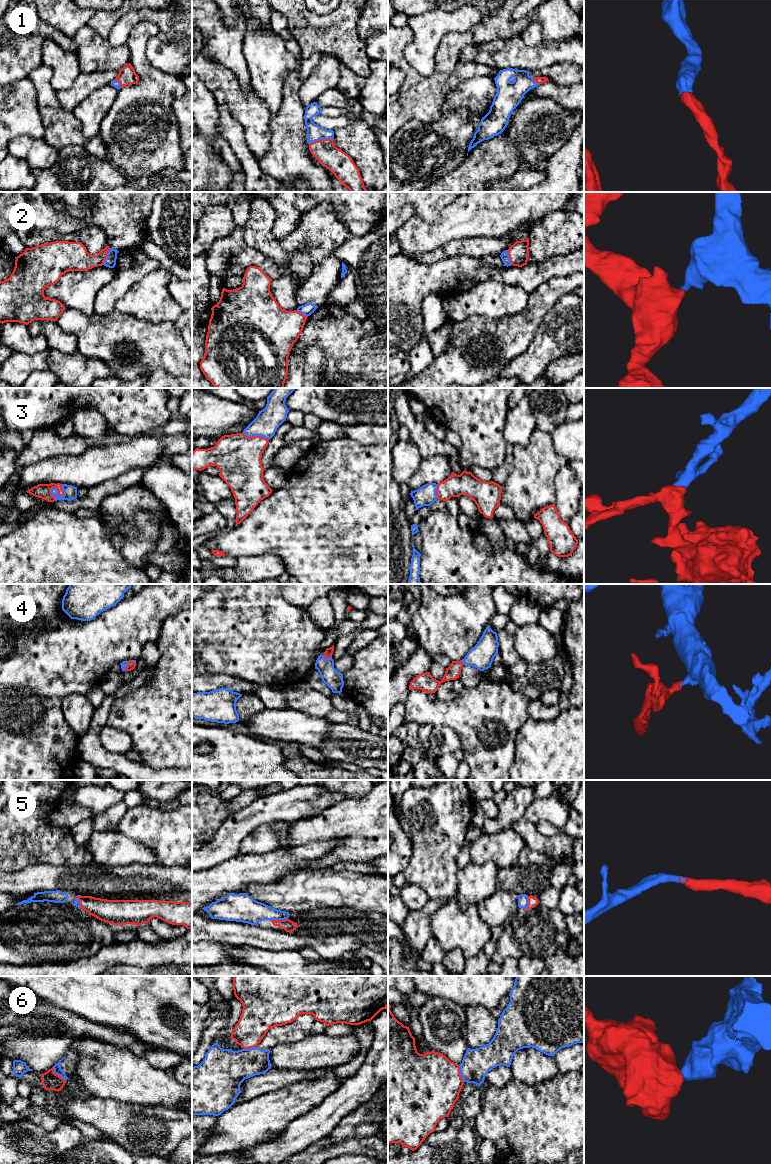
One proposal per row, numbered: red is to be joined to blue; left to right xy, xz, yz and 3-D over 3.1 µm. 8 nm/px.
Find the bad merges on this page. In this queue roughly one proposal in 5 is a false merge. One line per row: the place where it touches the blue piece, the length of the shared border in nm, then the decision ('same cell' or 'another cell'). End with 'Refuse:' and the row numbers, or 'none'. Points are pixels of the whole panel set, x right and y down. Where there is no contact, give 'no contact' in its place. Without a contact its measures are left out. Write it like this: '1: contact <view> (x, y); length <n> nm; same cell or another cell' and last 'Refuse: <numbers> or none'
1: contact xz (321, 138); length 200 nm; same cell
2: contact xy (107, 256); length 150 nm; another cell
3: contact xy (57, 491); length 150 nm; same cell
4: contact xz (328, 658); length 80 nm; same cell
5: contact xz (279, 919); length 140 nm; same cell
6: contact xy (57, 1074); length 160 nm; another cell
Refuse: 2, 6

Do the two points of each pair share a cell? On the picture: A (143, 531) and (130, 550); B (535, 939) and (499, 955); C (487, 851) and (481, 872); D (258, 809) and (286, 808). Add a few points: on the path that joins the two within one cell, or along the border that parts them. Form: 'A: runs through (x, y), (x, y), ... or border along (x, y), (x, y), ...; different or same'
A: runs through (138, 536), (134, 540), (134, 545); same
B: runs through (526, 939), (517, 939), (508, 946); same
C: border along (471, 861), (477, 864), (492, 861), (499, 868); different
D: runs through (265, 809), (279, 808); same

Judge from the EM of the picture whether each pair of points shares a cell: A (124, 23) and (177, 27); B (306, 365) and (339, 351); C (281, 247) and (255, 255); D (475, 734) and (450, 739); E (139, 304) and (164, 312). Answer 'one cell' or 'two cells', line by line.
A: one cell
B: two cells
C: two cells
D: two cells
E: one cell

